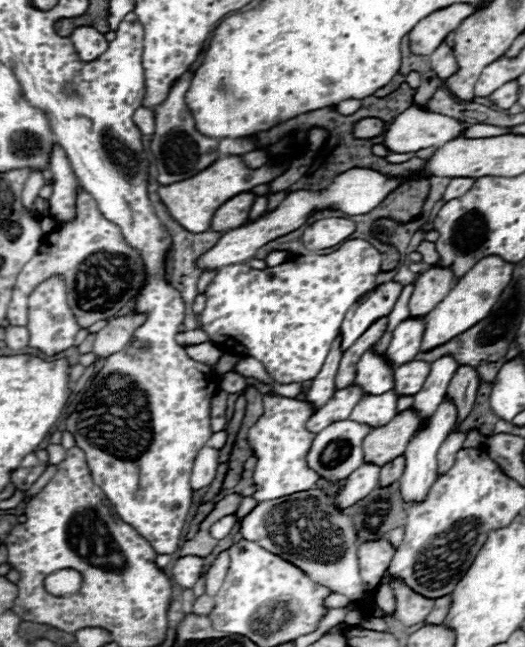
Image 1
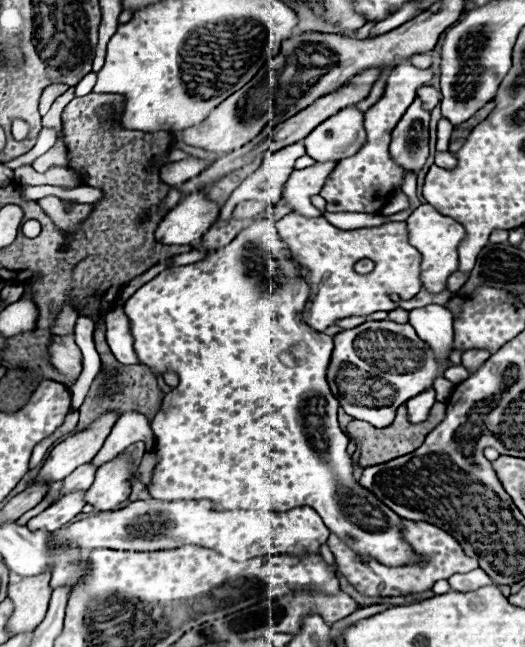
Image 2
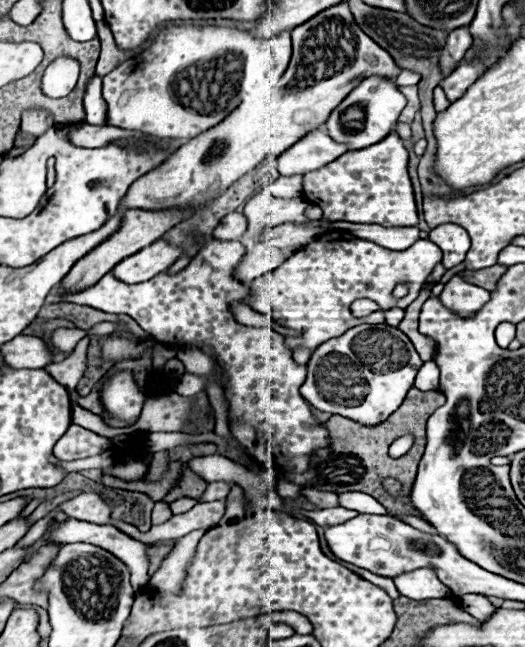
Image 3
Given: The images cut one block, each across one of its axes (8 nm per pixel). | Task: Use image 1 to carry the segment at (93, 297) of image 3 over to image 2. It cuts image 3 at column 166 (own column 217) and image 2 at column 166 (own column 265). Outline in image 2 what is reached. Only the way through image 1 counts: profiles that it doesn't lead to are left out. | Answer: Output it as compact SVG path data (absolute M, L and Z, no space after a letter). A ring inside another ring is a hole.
M258 220L252 222L252 226L244 228L228 246L220 248L218 252L206 256L202 262L186 264L186 266L172 266L160 272L152 280L139 288L124 304L132 334L134 334L134 350L138 354L138 360L142 366L156 370L154 374L164 374L166 368L172 368L180 376L178 392L170 392L168 398L164 398L160 412L152 420L152 432L156 436L154 452L160 456L160 462L154 468L150 494L156 500L174 502L174 500L210 500L214 502L214 510L274 510L274 512L288 512L298 506L310 506L314 508L330 532L334 532L346 546L350 546L358 556L366 556L372 560L378 560L384 566L410 566L420 562L420 554L416 554L410 544L402 538L402 518L394 514L386 504L378 502L374 494L358 486L358 482L352 478L354 462L346 454L348 436L340 430L336 420L338 400L332 396L328 382L326 382L326 368L332 354L332 338L316 332L314 328L306 326L302 322L302 310L308 300L308 284L302 280L302 270L298 264L290 258L286 246L282 256L282 242L276 234L274 220ZM290 352L290 358L280 358L282 354Z

